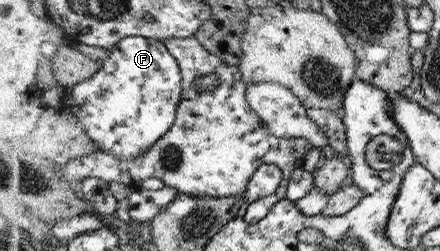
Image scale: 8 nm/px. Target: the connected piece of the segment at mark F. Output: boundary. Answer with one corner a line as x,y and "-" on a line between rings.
128,37
111,51
112,57
102,63
102,69
96,76
67,89
63,108
70,109
85,124
91,141
97,142
97,152
108,151
133,159
151,149
176,124
179,106
185,96
183,70
165,42
155,38

